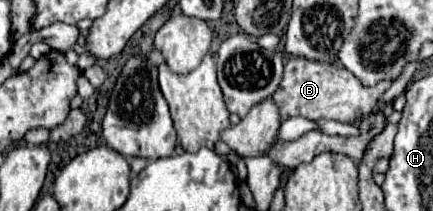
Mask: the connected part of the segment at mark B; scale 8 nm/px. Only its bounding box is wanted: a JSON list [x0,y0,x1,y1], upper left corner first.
[272,58,394,122]

